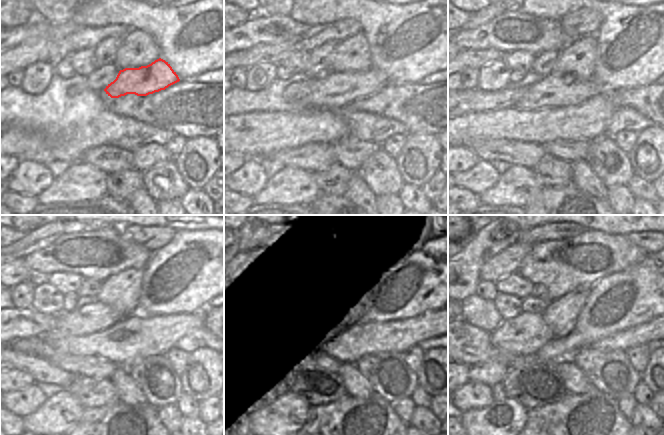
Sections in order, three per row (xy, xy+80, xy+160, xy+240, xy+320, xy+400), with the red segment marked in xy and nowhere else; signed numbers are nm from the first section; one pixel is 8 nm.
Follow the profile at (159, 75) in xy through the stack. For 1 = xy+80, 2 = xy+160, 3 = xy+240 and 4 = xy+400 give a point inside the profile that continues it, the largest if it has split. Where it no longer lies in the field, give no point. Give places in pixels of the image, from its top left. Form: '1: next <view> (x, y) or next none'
1: next xy+80 (338, 89)
2: next xy+160 (553, 90)
3: next xy+240 (95, 317)
4: next xy+400 (526, 333)

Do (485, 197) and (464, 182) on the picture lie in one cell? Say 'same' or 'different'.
different

